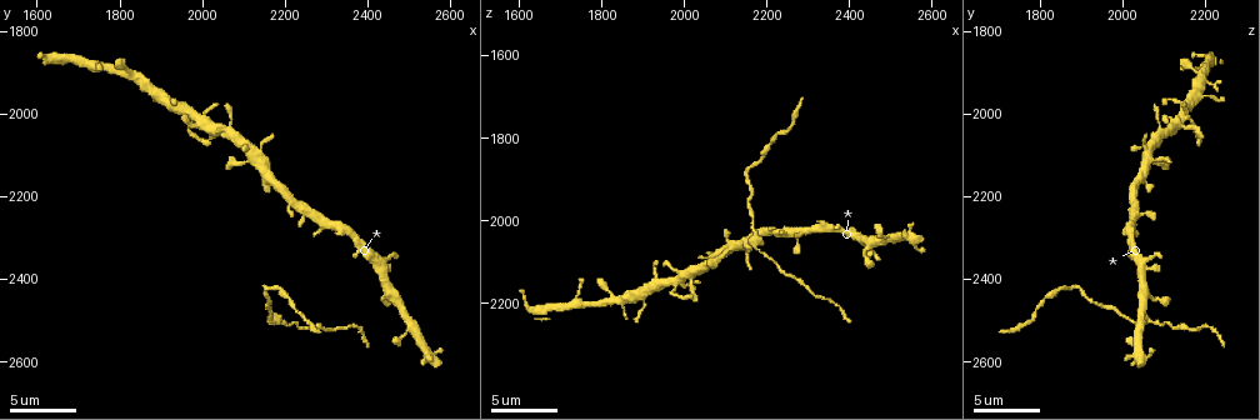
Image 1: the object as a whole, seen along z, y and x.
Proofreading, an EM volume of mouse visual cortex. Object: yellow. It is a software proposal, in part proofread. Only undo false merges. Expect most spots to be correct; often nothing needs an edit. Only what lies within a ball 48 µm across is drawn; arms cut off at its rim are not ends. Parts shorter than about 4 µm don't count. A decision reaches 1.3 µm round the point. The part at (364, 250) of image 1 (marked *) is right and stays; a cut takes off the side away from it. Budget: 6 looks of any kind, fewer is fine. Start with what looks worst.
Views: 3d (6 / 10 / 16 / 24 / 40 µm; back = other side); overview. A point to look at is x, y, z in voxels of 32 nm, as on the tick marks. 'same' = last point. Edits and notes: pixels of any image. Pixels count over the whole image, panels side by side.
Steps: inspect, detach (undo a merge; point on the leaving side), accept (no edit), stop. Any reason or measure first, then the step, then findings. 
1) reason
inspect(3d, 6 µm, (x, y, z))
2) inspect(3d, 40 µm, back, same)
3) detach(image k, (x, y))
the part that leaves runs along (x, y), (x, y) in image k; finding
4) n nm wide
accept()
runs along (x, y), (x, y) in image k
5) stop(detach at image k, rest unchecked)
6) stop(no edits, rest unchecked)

inspect(3d, 6 µm, (2445, 2440, 2065))

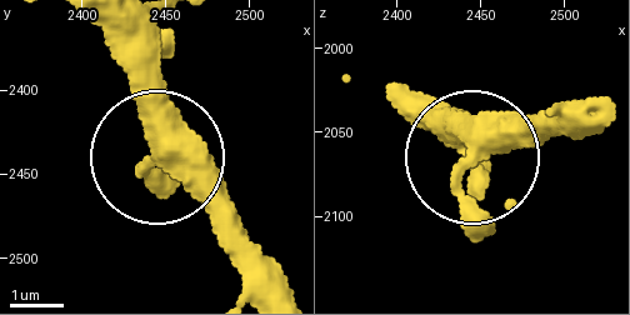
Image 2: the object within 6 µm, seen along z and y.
accept()
runs along (95, 26), (163, 160), (251, 250) in image 2; continuous, no second neuron

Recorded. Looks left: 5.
calibre changes
inspect(3d, 10 µm, (2175, 2500, 2030))

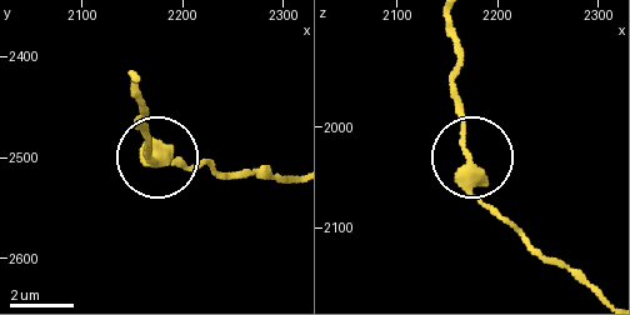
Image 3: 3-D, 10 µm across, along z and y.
accept()
continuous, no second neuron

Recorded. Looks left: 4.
inspect(3d, 10 µm, (2215, 2460, 1805))

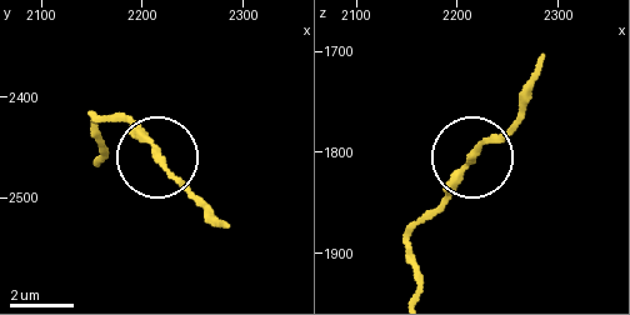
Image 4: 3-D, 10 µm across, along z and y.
accept()
one neuron here

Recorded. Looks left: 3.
stop(no edits, rest unchecked)

